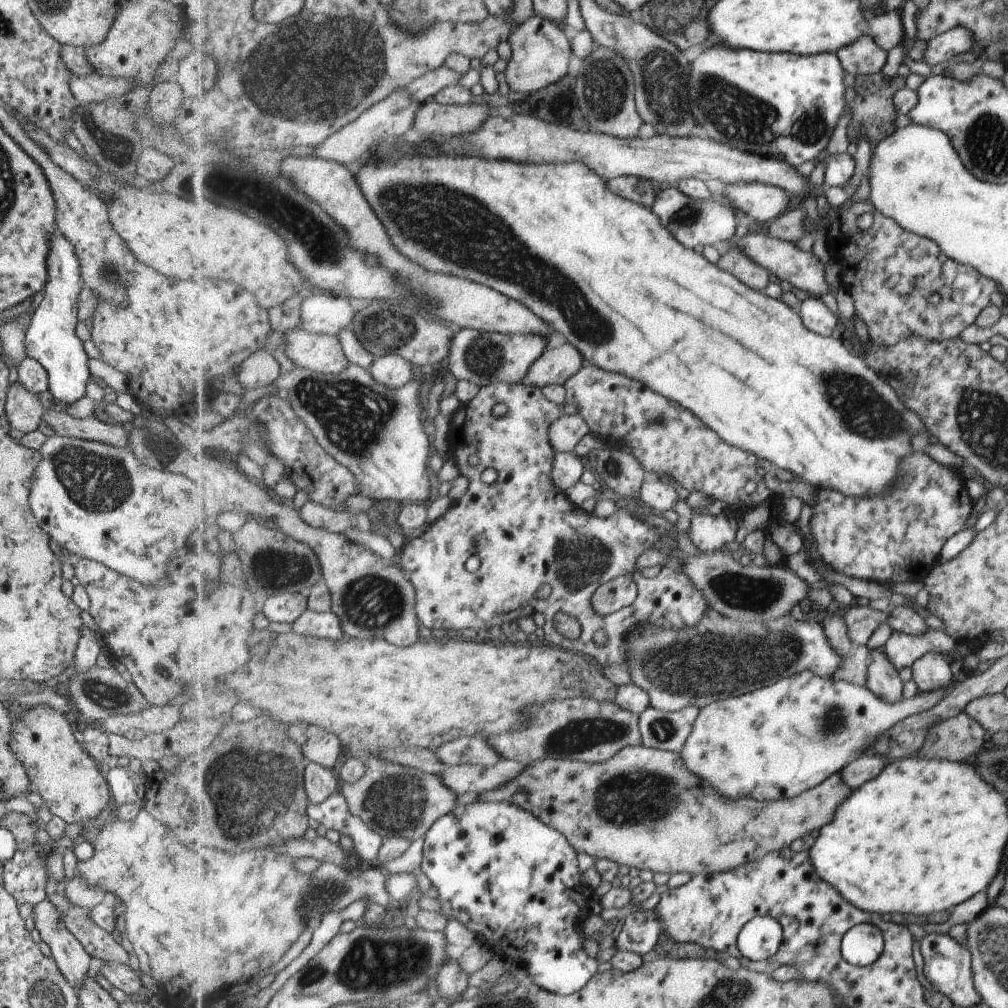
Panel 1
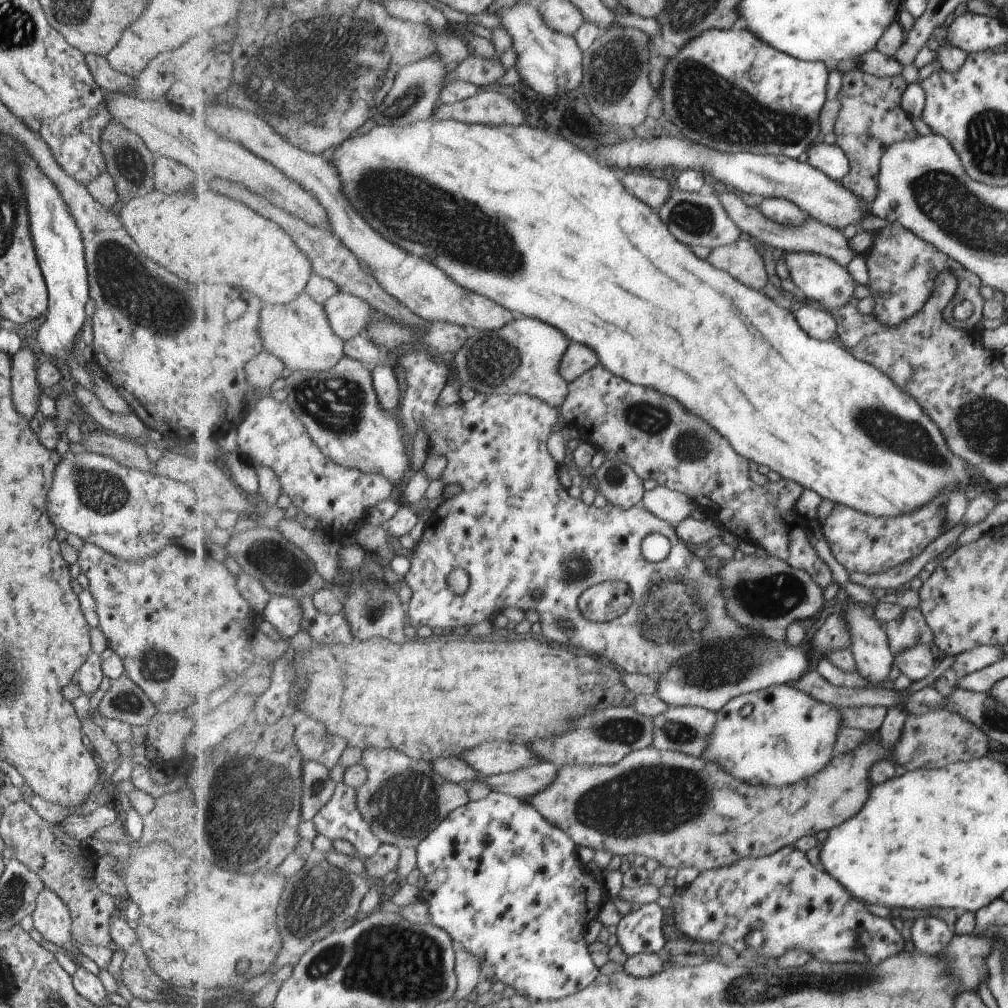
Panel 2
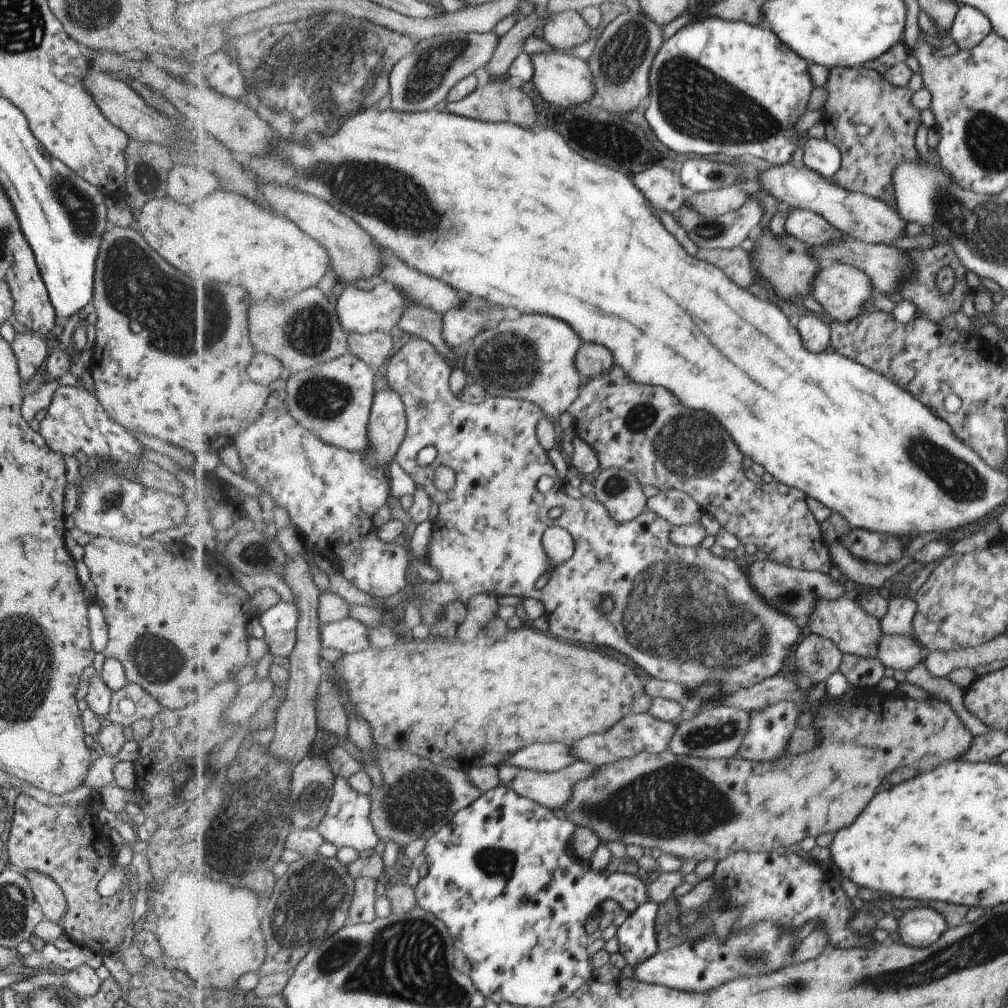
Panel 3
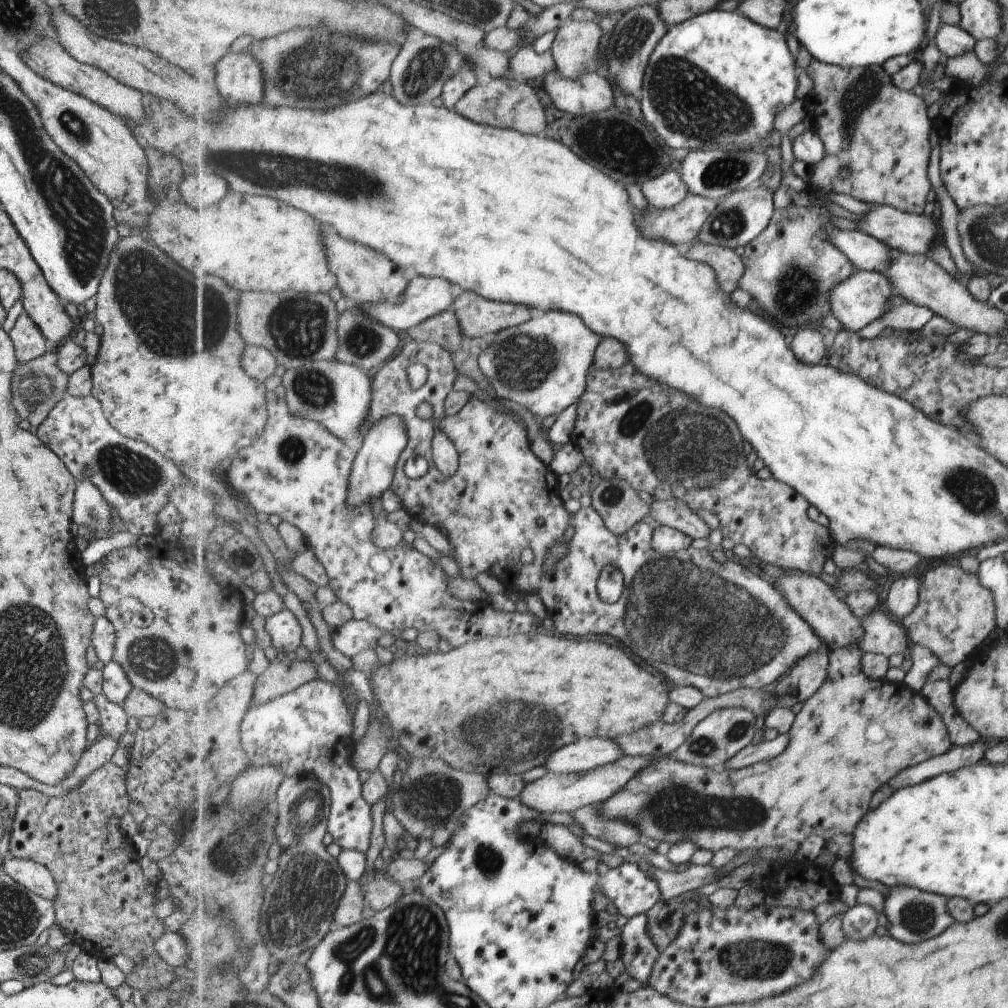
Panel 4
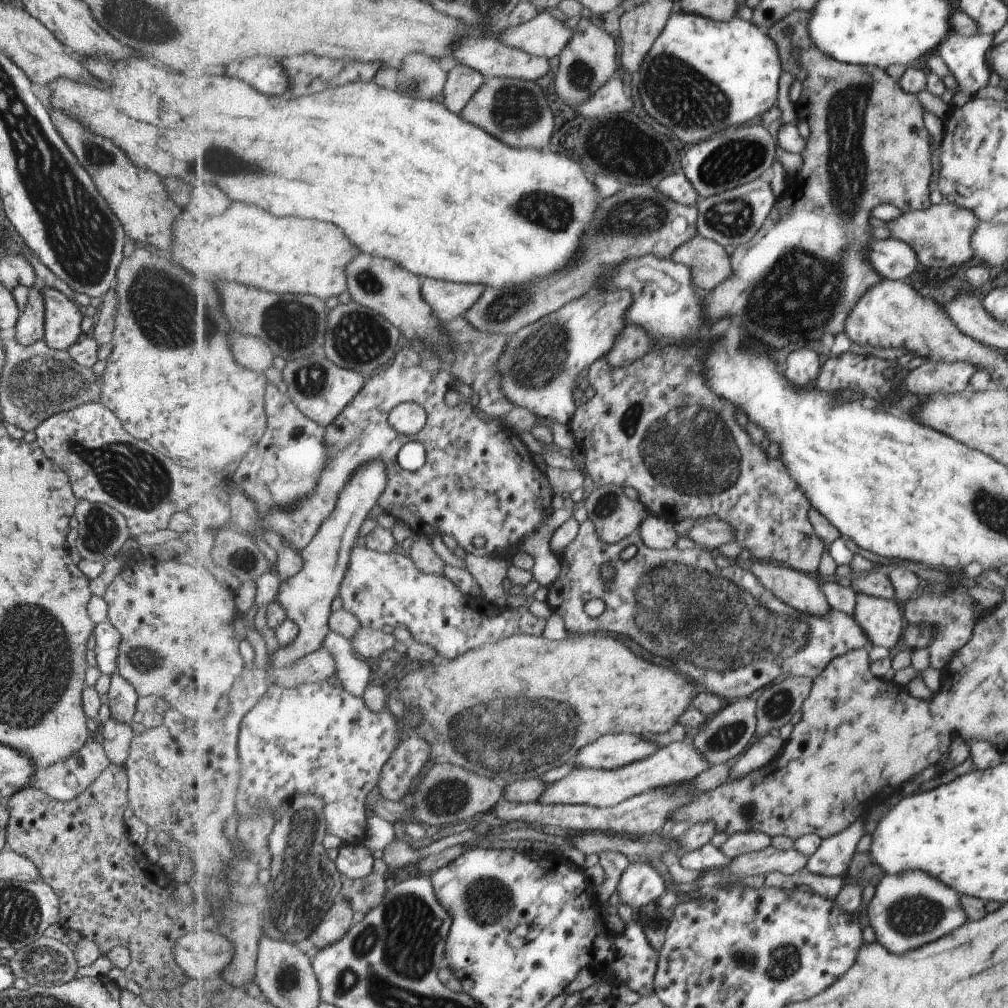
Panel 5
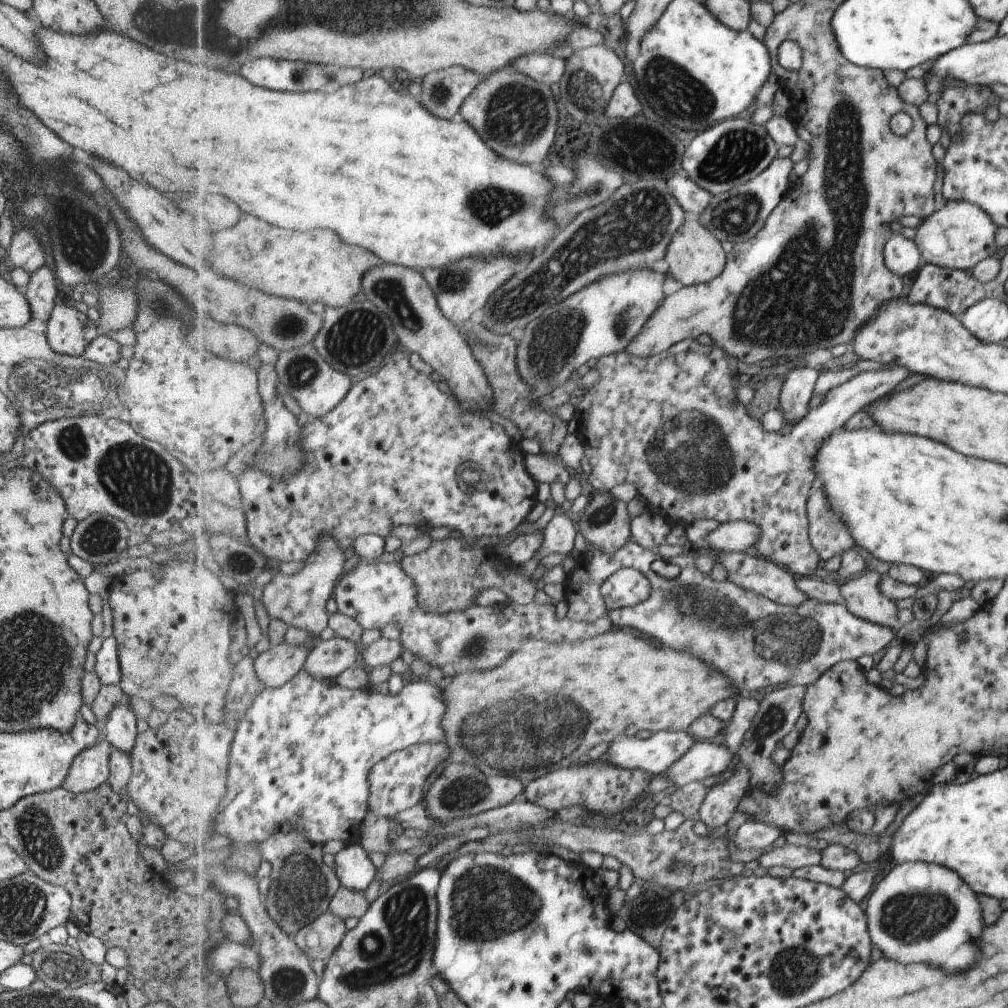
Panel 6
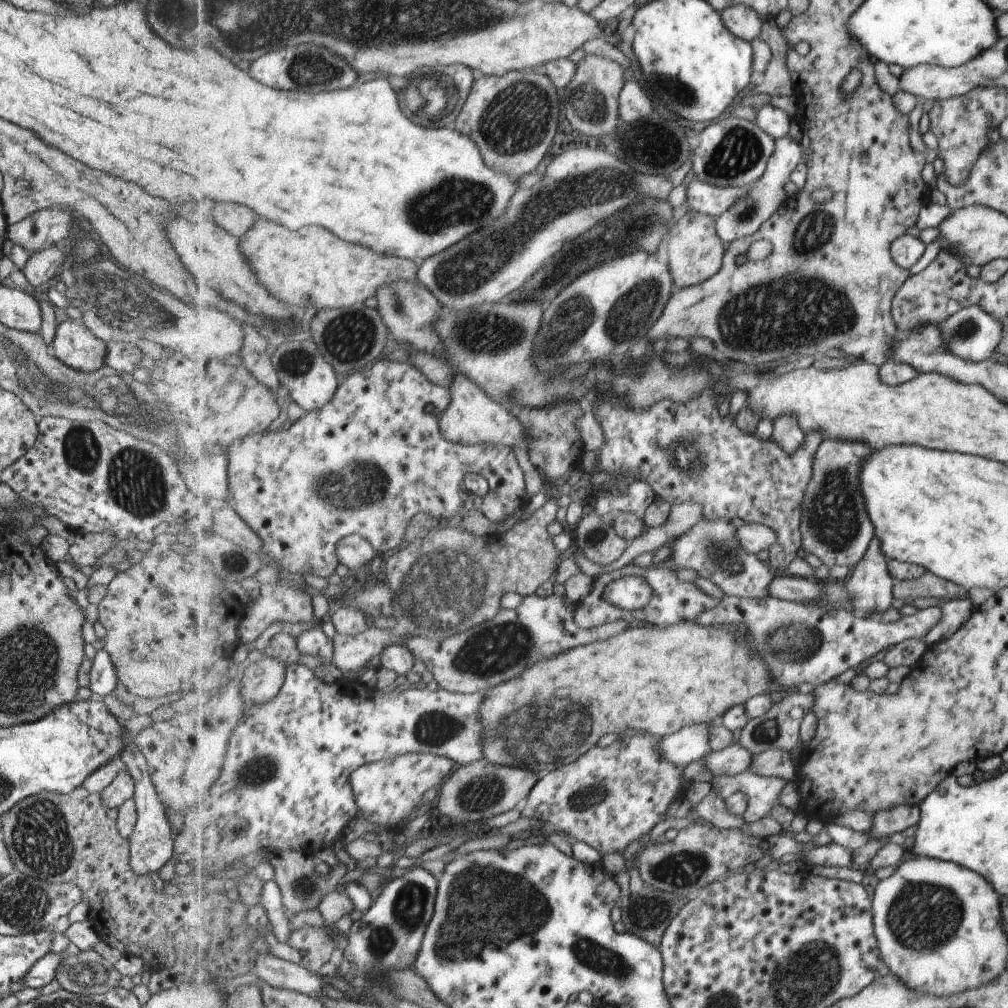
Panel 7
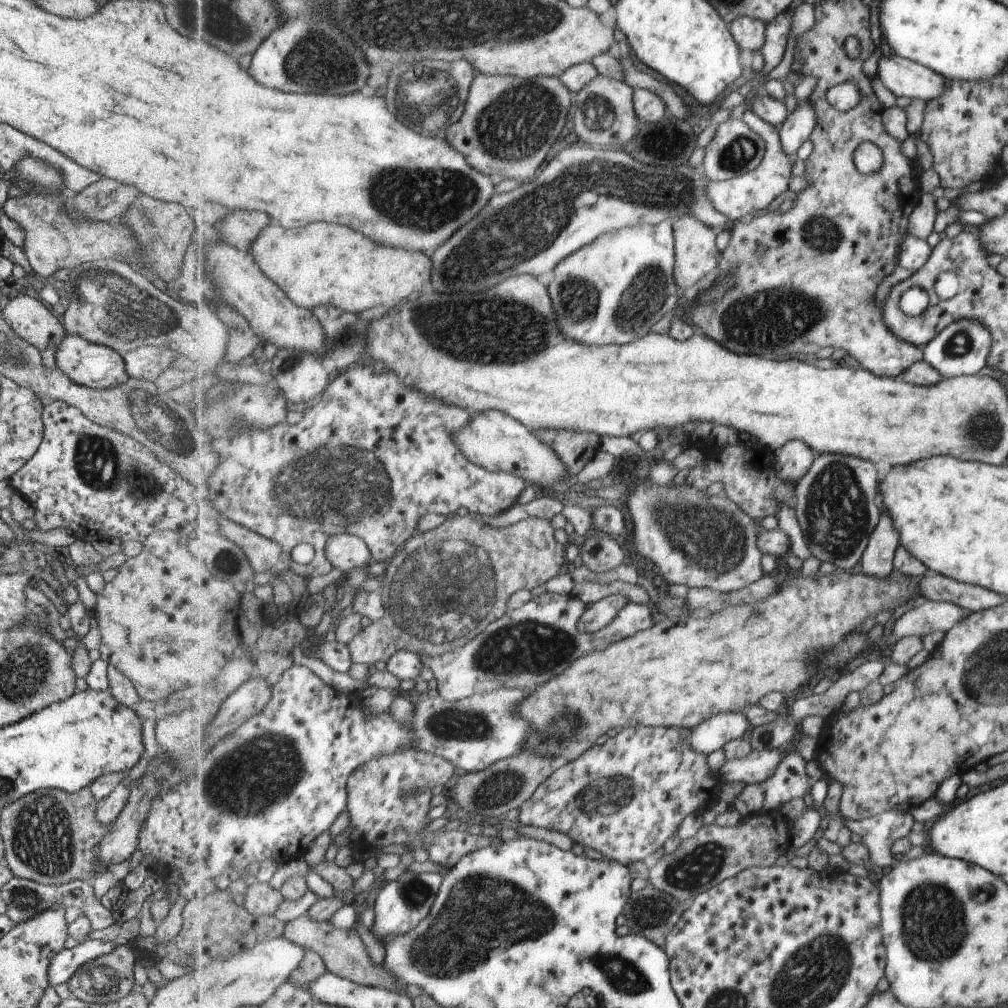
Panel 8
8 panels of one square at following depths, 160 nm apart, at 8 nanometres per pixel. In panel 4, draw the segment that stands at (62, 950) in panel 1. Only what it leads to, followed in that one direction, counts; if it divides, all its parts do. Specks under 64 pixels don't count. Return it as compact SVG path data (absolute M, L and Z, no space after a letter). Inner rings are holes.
M7 850L1 872L41 898L53 901L56 896L56 886L50 872L31 859L15 858Z

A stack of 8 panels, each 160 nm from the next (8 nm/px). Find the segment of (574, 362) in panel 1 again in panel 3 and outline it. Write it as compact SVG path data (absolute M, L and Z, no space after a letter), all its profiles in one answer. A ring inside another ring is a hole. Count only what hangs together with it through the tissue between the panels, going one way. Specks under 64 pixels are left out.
M584 343L575 356L575 366L582 374L583 379L597 377L610 372L615 367L613 352L601 344Z

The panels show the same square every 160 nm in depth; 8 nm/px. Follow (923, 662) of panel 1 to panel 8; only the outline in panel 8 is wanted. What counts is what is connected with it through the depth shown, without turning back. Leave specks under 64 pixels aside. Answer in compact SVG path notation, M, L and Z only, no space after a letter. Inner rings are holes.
M880 506L877 524L869 535L865 550L860 556L858 570L872 577L889 577L894 572L892 557L899 545L898 530L889 513Z

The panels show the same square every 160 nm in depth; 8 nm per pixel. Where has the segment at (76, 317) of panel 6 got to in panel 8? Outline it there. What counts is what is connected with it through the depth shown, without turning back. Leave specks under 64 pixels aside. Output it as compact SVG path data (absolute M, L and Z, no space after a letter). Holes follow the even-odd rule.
M65 335L54 350L56 368L63 373L69 381L87 389L113 388L124 383L128 374L124 369L122 356L111 350L110 347L96 345L83 340L79 335Z

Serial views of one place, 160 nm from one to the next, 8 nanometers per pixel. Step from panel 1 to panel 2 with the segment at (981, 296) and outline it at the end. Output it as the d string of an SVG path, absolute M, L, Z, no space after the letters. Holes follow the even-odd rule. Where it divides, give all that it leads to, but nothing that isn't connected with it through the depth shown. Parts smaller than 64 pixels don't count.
M897 222L886 225L874 233L871 237L871 244L868 249L864 250L864 262L868 276L865 286L869 288L870 294L872 289L874 308L871 315L880 323L887 326L898 325L919 312L930 297L935 284L935 276L941 270L951 270L951 274L956 276L959 282L951 300L943 304L943 320L952 327L963 330L970 330L976 322L980 322L984 300L979 294L981 282L977 276L973 276L969 271L964 270L954 259L939 252L938 247L925 242L918 235L913 234L911 230L908 231ZM963 300L971 302L973 310L964 321L958 321L953 319L951 310L955 304L959 304Z

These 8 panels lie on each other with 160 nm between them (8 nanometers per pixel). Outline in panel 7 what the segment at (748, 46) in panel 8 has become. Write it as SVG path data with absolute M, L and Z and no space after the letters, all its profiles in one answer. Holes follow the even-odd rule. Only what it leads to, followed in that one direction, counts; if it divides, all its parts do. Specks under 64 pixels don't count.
M733 4L721 12L724 23L730 32L735 36L753 42L760 38L760 31L763 27L761 16L748 5Z

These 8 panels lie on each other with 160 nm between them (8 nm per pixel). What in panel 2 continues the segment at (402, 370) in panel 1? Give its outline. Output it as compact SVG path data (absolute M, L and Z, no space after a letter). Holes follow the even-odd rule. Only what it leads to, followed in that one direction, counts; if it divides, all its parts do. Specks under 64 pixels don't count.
M379 362L377 366L372 371L375 390L379 394L379 402L383 406L385 412L395 412L401 404L401 386L399 386L399 377L397 375L400 373L396 367L391 367L384 362Z

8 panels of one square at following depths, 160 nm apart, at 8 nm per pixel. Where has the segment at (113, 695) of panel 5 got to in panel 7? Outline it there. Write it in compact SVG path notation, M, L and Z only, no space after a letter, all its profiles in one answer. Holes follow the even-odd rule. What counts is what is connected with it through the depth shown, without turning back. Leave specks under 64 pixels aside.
M123 732L123 748L119 752L119 760L123 762L126 772L133 780L133 795L137 820L128 839L129 866L135 874L151 875L151 872L158 871L165 862L172 856L172 833L167 823L165 810L156 796L156 792L149 780L147 766L143 756L139 753L138 747L133 739Z

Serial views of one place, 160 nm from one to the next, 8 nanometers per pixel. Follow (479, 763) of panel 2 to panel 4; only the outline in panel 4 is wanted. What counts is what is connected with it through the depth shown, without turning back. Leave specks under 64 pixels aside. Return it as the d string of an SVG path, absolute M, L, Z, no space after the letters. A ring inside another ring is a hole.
M583 738L560 748L545 768L551 773L584 773L617 762L625 755L616 739Z

